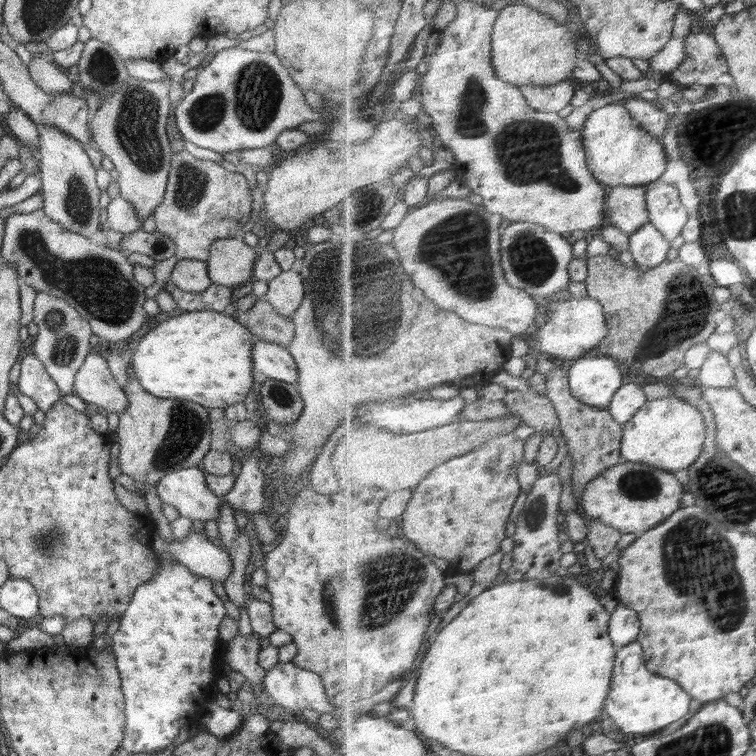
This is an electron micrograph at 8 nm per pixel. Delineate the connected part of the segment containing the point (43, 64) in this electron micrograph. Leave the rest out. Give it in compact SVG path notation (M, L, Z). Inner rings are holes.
M34 57L27 65L31 79L44 91L50 94L72 92L72 77L64 69L58 68L53 62L40 57Z

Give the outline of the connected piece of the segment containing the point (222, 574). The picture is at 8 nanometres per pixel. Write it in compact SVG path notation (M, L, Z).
M193 528L181 541L168 544L161 544L153 537L150 547L156 556L168 552L189 572L213 582L225 582L232 572L229 551L210 542L205 532L195 532Z

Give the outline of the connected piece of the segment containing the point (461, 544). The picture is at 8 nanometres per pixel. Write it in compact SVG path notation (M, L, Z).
M509 434L495 438L474 452L436 468L414 489L411 504L402 519L405 536L409 537L410 541L416 542L427 554L445 558L452 567L462 566L464 560L476 560L476 568L478 568L487 558L500 552L502 542L508 538L506 528L512 521L510 514L523 491L518 468L524 461L524 452L526 452L526 441Z

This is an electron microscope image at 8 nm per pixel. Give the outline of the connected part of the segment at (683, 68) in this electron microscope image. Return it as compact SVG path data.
M708 29L687 37L686 60L665 79L676 80L683 87L701 84L711 90L716 86L732 86L735 76L723 46Z

